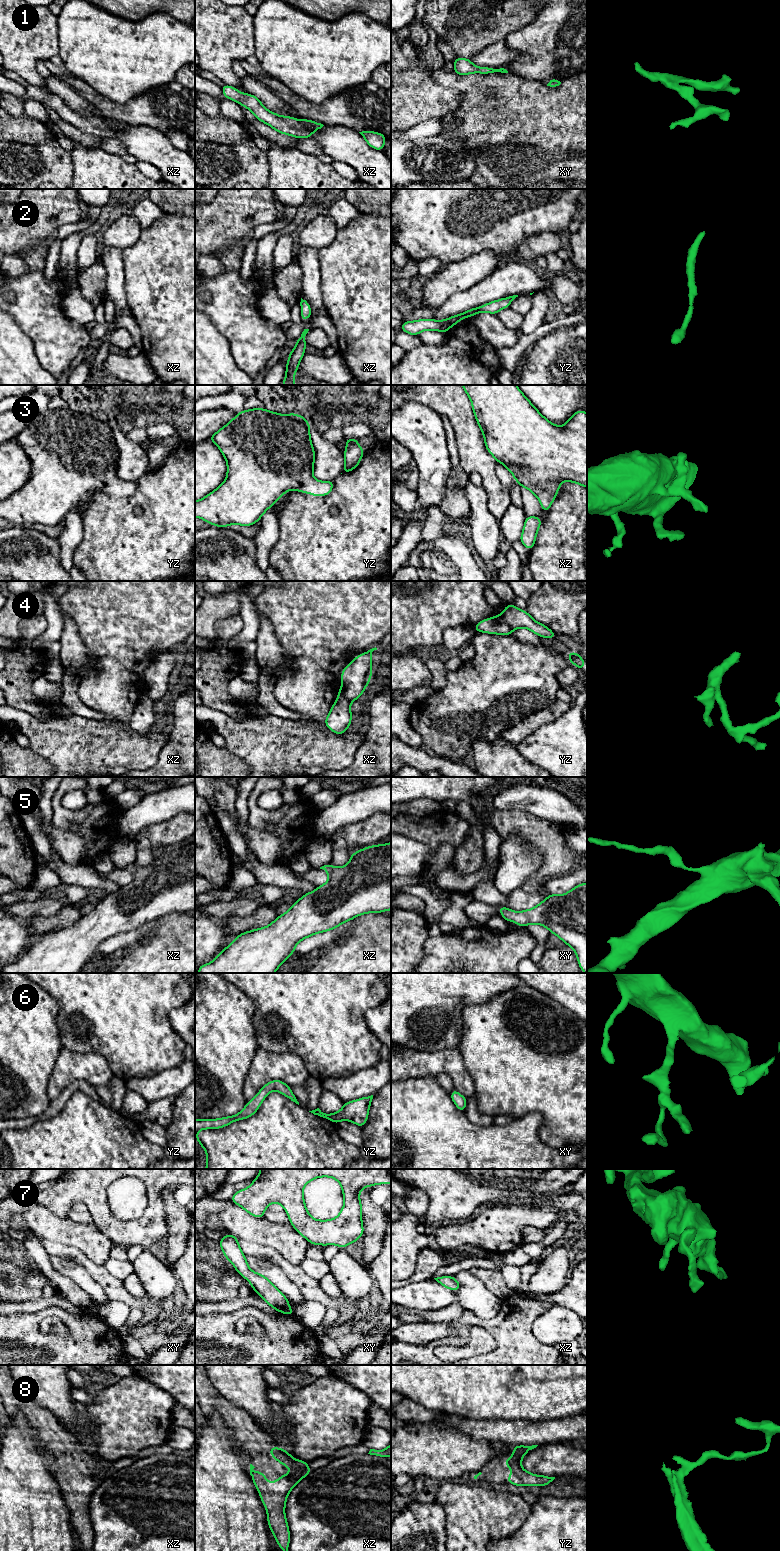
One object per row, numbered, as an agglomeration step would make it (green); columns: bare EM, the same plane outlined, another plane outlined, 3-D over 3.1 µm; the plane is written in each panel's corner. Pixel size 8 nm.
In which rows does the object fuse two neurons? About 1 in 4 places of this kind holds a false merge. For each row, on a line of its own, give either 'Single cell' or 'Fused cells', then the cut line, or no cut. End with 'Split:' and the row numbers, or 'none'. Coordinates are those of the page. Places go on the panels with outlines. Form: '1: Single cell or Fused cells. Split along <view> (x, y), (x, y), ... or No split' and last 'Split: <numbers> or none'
1: Single cell. No split
2: Single cell. No split
3: Single cell. No split
4: Fused cells. Split along yz (500, 615), (514, 629)
5: Single cell. No split
6: Single cell. No split
7: Single cell. No split
8: Single cell. No split
Split: 4

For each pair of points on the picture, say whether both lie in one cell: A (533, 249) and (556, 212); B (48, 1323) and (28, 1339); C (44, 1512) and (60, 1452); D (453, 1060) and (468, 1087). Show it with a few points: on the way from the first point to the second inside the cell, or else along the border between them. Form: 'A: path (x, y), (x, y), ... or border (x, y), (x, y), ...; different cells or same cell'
A: border (558, 233), (536, 233), (527, 236), (522, 243); different cells
B: border (41, 1320), (40, 1330), (43, 1333), (62, 1337); different cells
C: border (42, 1443), (53, 1456), (55, 1463); different cells
D: path (454, 1067), (462, 1080); same cell

